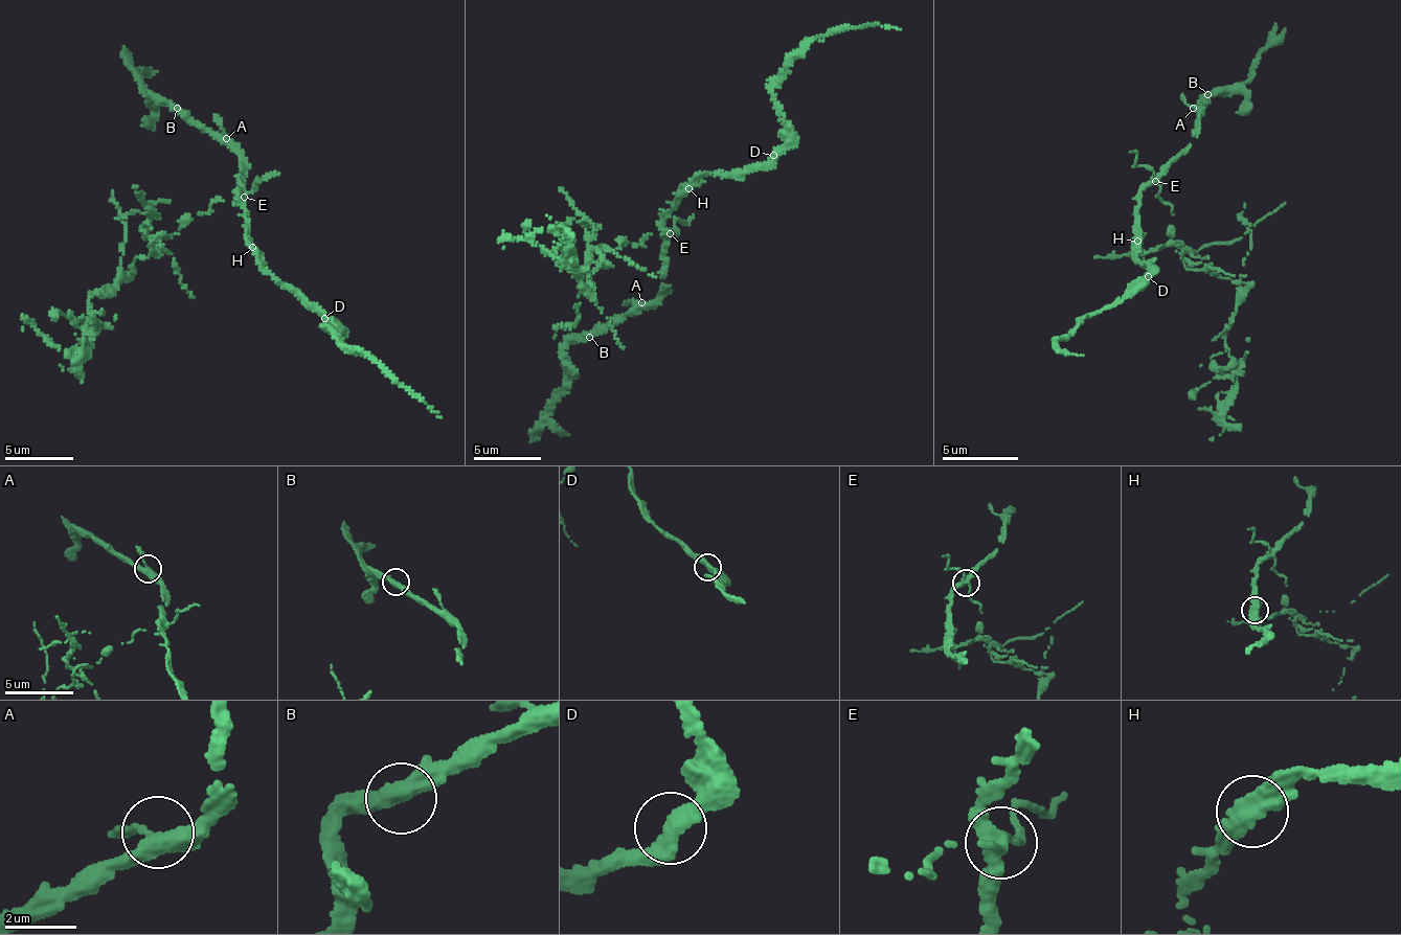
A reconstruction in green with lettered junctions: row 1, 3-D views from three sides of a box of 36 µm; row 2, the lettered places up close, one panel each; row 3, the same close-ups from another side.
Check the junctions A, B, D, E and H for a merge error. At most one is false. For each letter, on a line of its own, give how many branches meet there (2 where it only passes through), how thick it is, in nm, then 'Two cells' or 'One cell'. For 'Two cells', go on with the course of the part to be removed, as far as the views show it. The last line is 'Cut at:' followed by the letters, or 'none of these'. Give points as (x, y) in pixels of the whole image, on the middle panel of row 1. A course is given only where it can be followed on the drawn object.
A: Branches: 3. Thickness 320 nm. One cell
B: Branches: 2. Thickness 400 nm. One cell
D: Branches: 2. Thickness 400 nm. One cell
E: Branches: 3. Thickness 320 nm. Two cells. Course of the part to remove: (670, 232), (601, 250), (588, 293), (558, 265), (571, 251), (561, 234), (542, 228), (503, 240), (504, 247)
H: Branches: 2. Thickness 440 nm. One cell
Cut at: E

